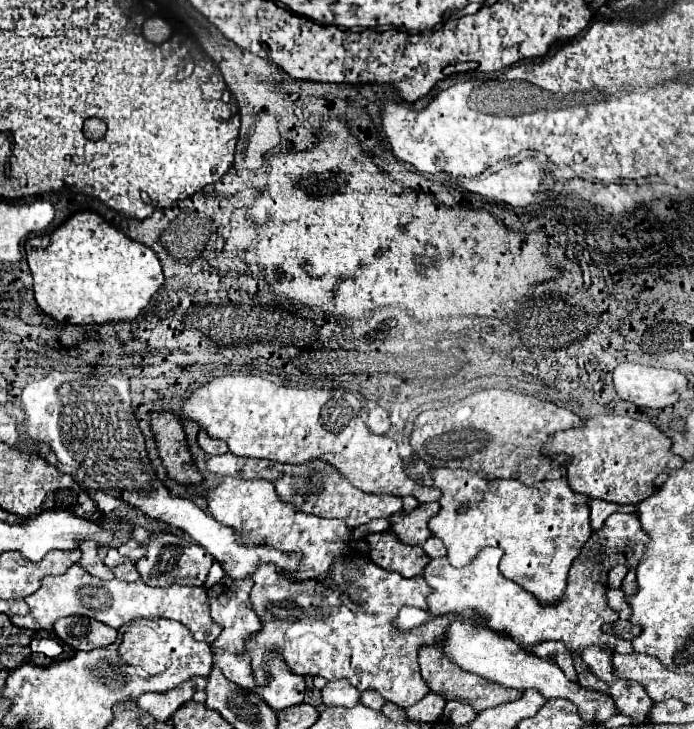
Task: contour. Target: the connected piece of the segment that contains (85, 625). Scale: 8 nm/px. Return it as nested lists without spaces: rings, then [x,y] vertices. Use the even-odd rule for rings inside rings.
[[[62,617],[54,623],[54,633],[74,647],[76,651],[92,651],[98,647],[106,647],[116,641],[116,631],[106,627],[104,623],[96,619],[86,619],[86,617]]]

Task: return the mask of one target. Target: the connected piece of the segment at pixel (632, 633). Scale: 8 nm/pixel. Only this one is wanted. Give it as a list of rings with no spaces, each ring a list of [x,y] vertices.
[[[621,619],[615,623],[604,625],[602,630],[608,634],[618,635],[618,637],[622,637],[622,639],[627,641],[632,641],[634,637],[638,637],[642,633],[640,625],[634,625],[630,621]]]

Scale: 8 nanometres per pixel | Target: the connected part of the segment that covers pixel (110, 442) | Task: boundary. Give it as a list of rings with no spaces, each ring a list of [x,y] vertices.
[[[52,371],[46,377],[28,383],[20,395],[20,401],[26,413],[26,433],[34,441],[48,443],[62,465],[76,469],[76,479],[80,479],[80,473],[88,477],[88,489],[122,497],[122,501],[138,507],[148,517],[182,529],[198,545],[212,553],[216,561],[220,561],[224,573],[230,579],[246,579],[254,575],[256,567],[260,567],[262,563],[274,563],[276,567],[284,569],[286,579],[294,579],[292,575],[298,569],[298,555],[286,555],[266,545],[242,545],[230,527],[206,515],[192,501],[172,497],[162,485],[162,481],[156,479],[156,473],[146,453],[144,435],[130,405],[128,381],[124,377],[92,377],[86,373]]]

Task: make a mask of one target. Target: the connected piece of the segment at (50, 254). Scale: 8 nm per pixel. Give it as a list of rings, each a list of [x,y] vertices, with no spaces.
[[[92,211],[76,213],[52,233],[30,239],[26,243],[26,257],[34,277],[34,295],[40,309],[56,321],[68,321],[74,325],[134,319],[164,283],[162,267],[156,253],[150,247],[128,239],[122,231],[118,231],[114,225]]]

